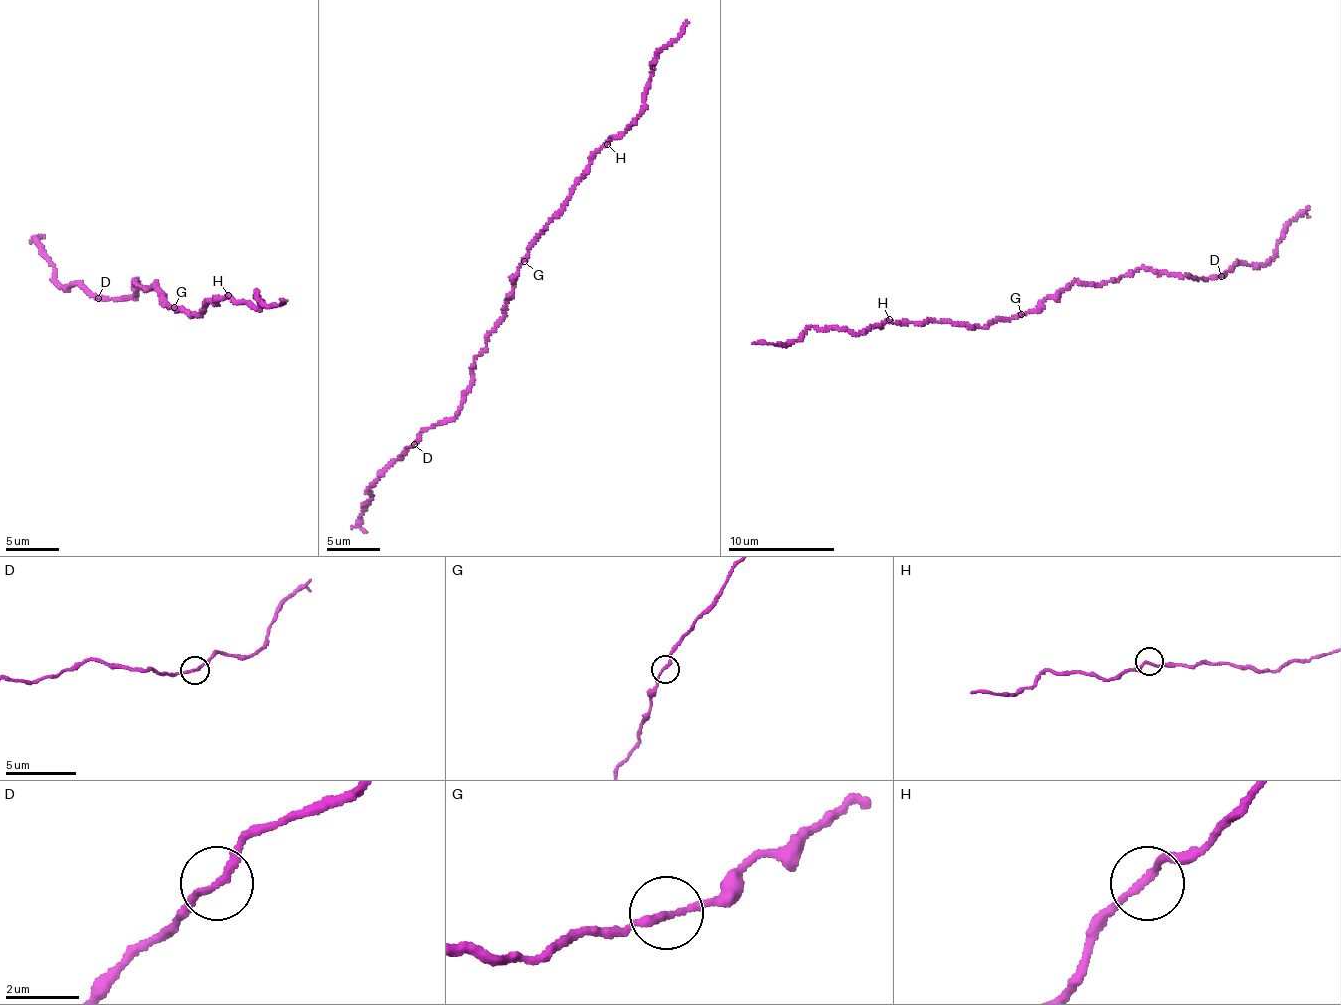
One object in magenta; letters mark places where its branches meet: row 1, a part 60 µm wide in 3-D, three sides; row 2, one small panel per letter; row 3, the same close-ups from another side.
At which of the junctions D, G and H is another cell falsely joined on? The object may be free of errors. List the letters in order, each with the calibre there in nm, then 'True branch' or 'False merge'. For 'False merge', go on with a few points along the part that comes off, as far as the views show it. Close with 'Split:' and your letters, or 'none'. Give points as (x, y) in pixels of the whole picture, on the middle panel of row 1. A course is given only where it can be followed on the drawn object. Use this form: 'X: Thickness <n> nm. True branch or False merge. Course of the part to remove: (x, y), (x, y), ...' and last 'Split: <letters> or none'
D: Thickness 200 nm. True branch
G: Thickness 200 nm. True branch
H: Thickness 190 nm. True branch
Split: none

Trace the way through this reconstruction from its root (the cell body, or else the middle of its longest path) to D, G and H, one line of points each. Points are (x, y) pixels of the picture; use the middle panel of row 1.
D: (512, 289), (503, 320), (474, 362), (471, 387), (459, 412), (424, 428), (413, 443)
G: (512, 289), (524, 261)
H: (512, 289), (522, 261), (546, 223), (567, 199), (570, 189), (589, 161), (607, 144)

